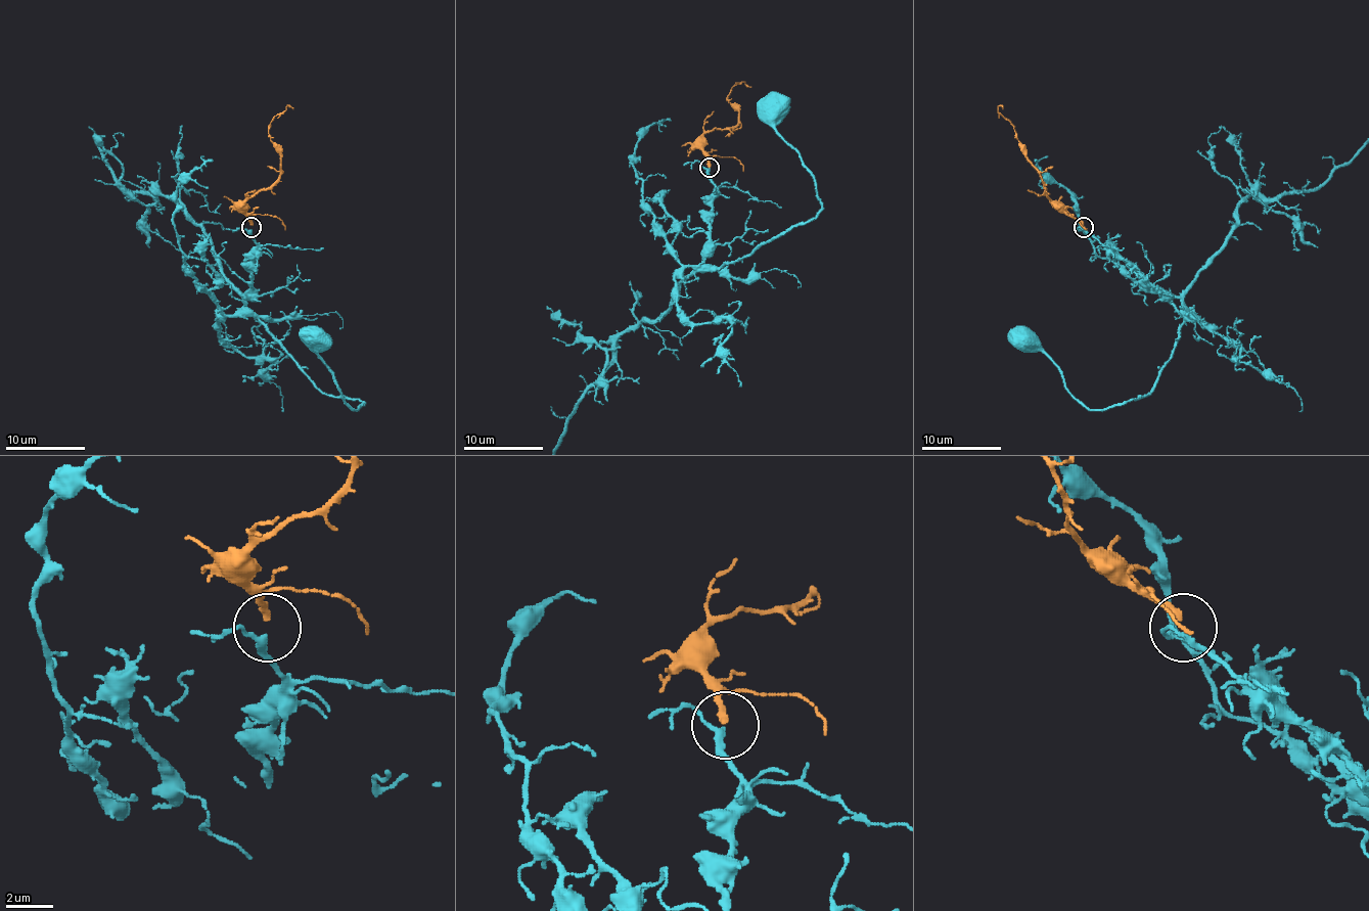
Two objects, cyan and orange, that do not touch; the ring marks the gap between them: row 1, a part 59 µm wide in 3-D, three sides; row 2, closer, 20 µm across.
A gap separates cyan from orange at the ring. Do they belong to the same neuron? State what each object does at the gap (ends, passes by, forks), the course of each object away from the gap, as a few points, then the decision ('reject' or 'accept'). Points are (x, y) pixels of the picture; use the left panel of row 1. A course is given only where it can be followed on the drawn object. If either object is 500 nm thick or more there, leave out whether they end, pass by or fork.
cyan passes by; orange ends there; cyan runs (252, 230), (256, 247), (245, 306), (323, 393), (361, 401), (357, 409), (317, 353), (315, 333); orange runs (252, 224), (245, 202), (279, 175), (279, 148), (268, 127), (287, 105), (293, 109); accept

